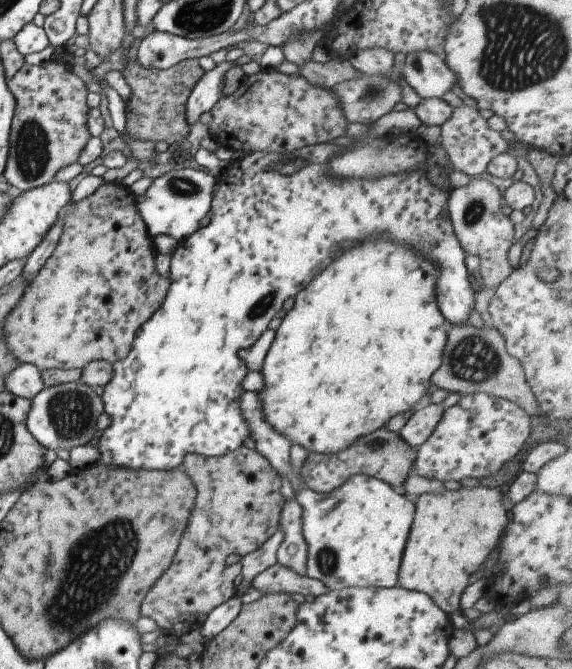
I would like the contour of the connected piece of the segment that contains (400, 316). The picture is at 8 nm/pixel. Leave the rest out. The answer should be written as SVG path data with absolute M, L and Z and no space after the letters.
M385 234L365 238L359 244L353 244L351 248L343 250L333 262L329 262L313 278L313 282L309 282L309 286L305 286L305 290L301 290L301 294L295 294L295 298L293 298L295 302L293 302L291 310L285 313L285 316L281 319L277 330L274 330L271 346L265 354L261 370L258 371L262 375L263 388L255 394L261 400L263 418L269 424L269 428L273 432L277 432L281 438L287 438L291 446L295 444L306 452L337 454L337 452L345 450L347 446L351 446L353 440L386 426L393 414L408 411L413 405L417 406L420 399L430 394L429 376L441 364L441 354L443 354L443 346L445 346L445 338L447 338L448 324L441 316L439 308L437 308L435 291L433 290L437 274L439 274L437 264L429 262L417 248L401 248L401 244L395 244L395 242L387 240Z

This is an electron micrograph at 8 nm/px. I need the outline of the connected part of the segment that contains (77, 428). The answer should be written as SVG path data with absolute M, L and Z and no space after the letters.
M75 381L41 389L30 400L25 424L29 434L44 449L69 452L74 447L87 446L97 431L95 424L100 414L103 414L103 406L99 391Z

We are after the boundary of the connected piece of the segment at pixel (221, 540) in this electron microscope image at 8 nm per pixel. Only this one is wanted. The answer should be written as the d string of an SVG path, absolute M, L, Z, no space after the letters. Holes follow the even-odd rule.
M239 446L237 450L215 457L185 454L181 469L195 487L195 502L169 568L154 582L140 604L140 616L148 616L156 622L159 630L175 636L200 627L211 610L231 598L236 588L233 580L241 572L241 559L257 550L269 536L273 536L273 532L279 528L283 504L279 493L279 476L255 449ZM183 592L191 596L187 598L191 604L189 612L183 608Z

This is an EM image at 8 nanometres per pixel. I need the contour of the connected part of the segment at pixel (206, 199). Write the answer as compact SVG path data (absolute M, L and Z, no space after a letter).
M181 168L154 178L143 194L134 196L137 214L141 216L141 222L145 224L149 238L161 234L180 241L195 232L203 216L209 212L213 196L212 179L207 172Z

